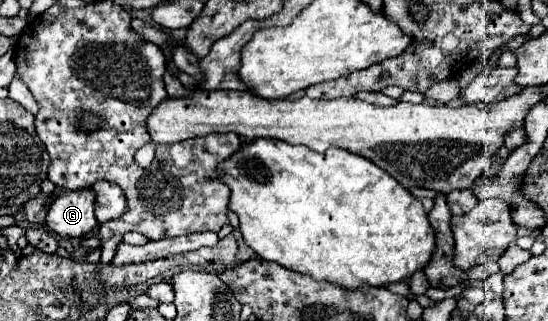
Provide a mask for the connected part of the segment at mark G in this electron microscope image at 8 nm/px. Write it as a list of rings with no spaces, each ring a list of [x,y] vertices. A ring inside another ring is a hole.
[[[92,190],[60,194],[50,206],[46,226],[50,232],[68,238],[82,238],[92,232],[98,226]]]

